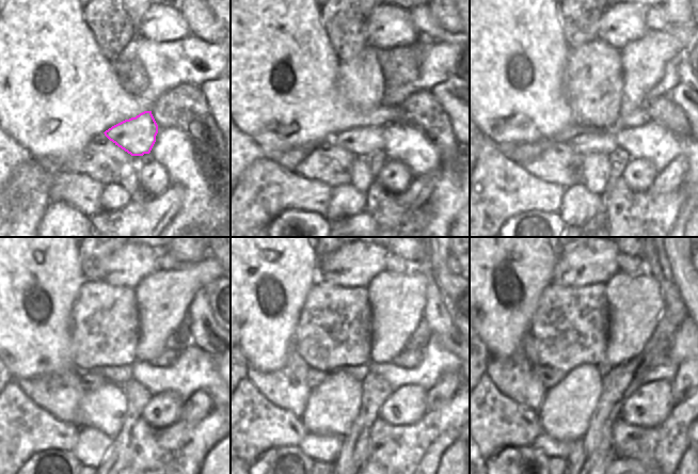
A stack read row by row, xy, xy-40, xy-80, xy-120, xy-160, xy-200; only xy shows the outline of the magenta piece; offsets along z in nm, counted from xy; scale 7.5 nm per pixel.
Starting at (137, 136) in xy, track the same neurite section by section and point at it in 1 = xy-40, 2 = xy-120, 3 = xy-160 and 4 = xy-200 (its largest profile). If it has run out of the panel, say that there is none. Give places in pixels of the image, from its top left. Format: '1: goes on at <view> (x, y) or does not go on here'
1: goes on at xy-40 (364, 140)
2: goes on at xy-120 (93, 379)
3: goes on at xy-160 (314, 377)
4: goes on at xy-200 (550, 377)

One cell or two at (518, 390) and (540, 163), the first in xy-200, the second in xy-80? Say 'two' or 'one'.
one

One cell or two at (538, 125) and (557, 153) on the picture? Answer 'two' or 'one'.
two

